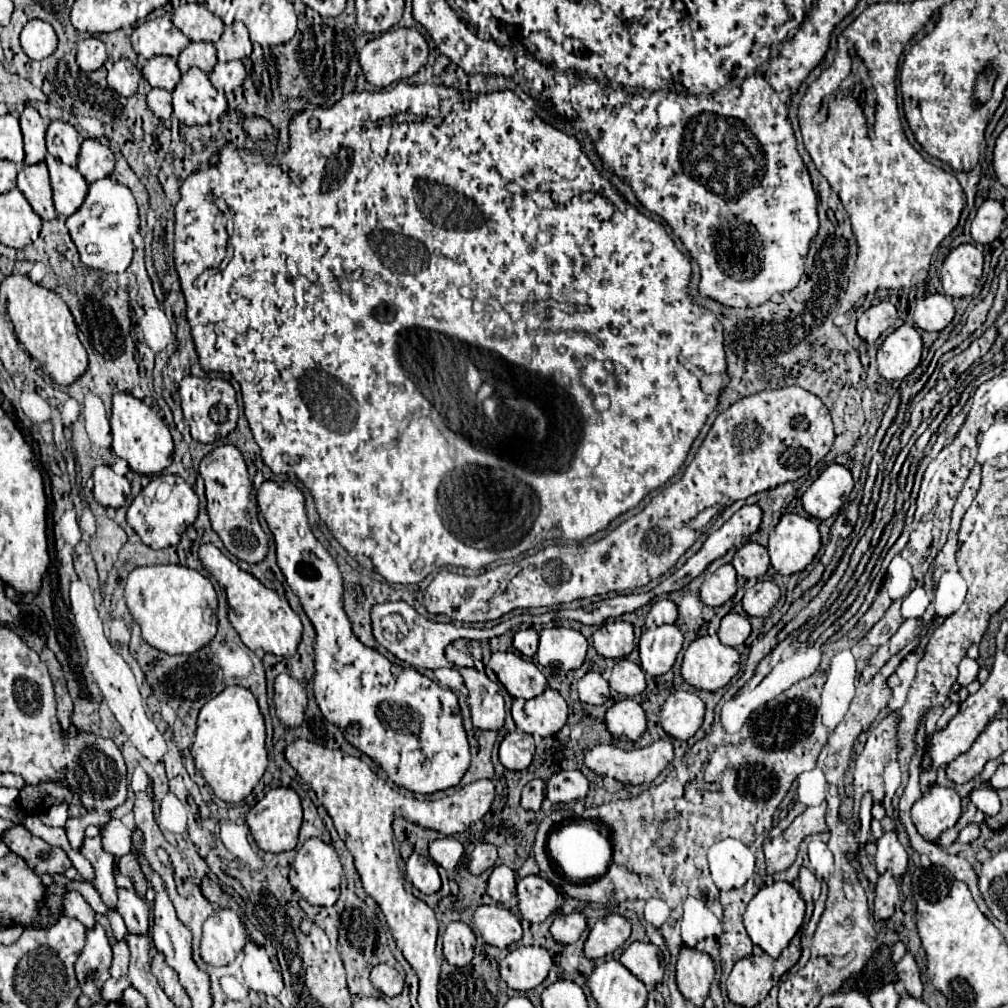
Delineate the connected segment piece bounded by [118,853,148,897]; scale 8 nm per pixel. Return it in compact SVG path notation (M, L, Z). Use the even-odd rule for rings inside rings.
M128 853L128 855L120 857L118 867L120 867L120 873L134 883L136 893L138 893L140 897L144 897L144 893L146 893L146 889L148 889L148 881L146 881L146 877L144 877L144 873L142 873L142 869L140 869L140 863L138 863L136 855L134 855L134 853Z

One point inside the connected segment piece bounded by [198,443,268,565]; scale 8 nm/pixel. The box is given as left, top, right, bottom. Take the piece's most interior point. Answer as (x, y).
(229, 490)

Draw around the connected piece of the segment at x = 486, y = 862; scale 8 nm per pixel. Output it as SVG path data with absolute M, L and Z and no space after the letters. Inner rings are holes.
M480 843L476 845L476 849L470 853L470 861L468 861L468 869L472 875L480 875L486 869L494 867L496 861L496 847L490 843Z

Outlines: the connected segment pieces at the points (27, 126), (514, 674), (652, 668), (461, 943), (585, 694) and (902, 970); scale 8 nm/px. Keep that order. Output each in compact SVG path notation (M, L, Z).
M26 107L20 113L20 127L24 133L24 153L26 153L24 163L34 165L46 157L46 143L44 143L46 125L34 107Z
M492 653L490 669L512 697L532 699L546 689L546 677L542 671L516 653Z
M676 625L646 629L640 637L642 669L650 675L664 675L672 669L676 655L682 649L682 633Z
M456 921L446 927L444 957L450 965L456 965L456 967L468 965L474 957L474 945L476 945L476 937L466 923Z
M588 671L578 681L578 695L580 695L580 701L584 701L584 703L602 705L610 697L610 693L608 693L608 681L600 673Z
M906 953L904 959L896 965L896 971L898 971L898 977L900 981L904 983L904 989L910 997L922 997L922 981L920 981L920 971L918 971L918 965L912 957L912 953Z

